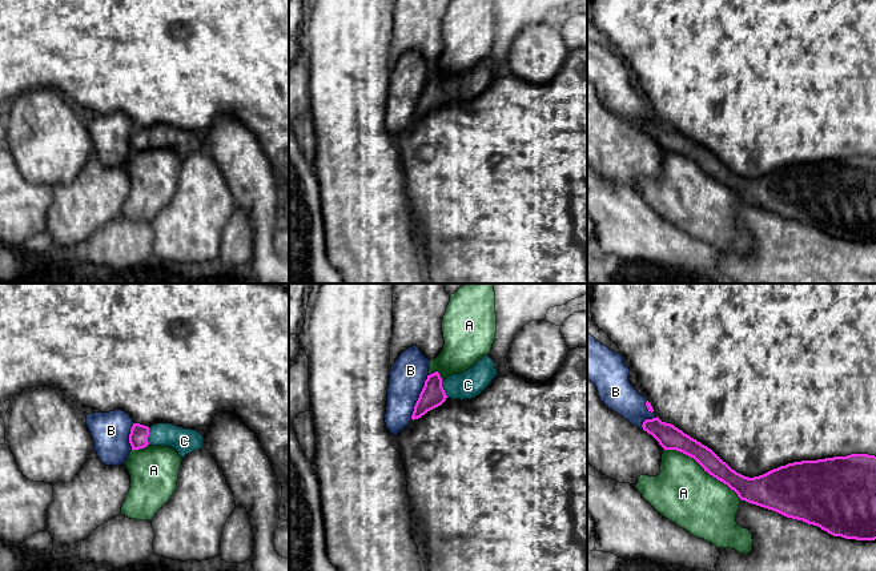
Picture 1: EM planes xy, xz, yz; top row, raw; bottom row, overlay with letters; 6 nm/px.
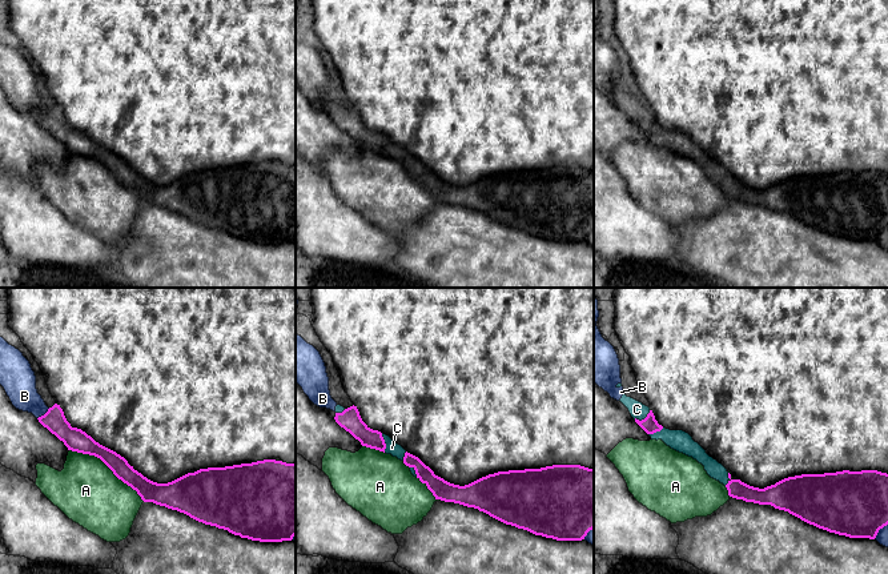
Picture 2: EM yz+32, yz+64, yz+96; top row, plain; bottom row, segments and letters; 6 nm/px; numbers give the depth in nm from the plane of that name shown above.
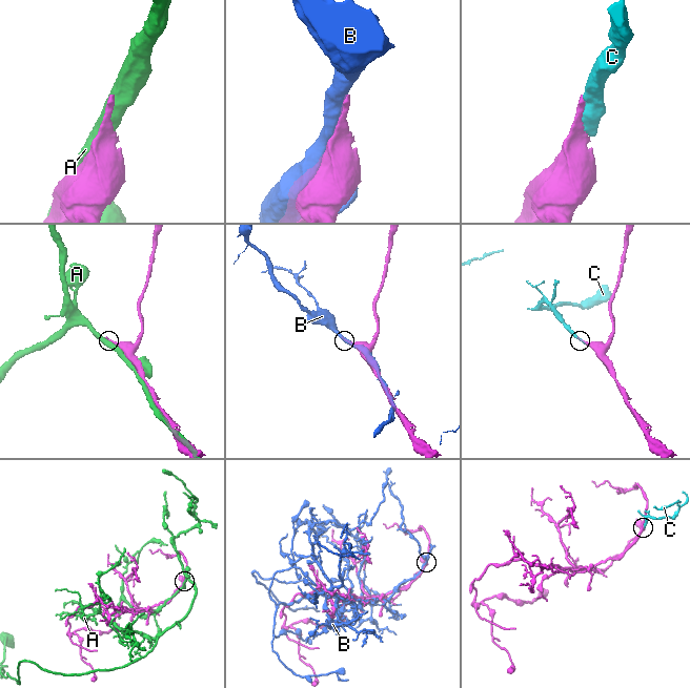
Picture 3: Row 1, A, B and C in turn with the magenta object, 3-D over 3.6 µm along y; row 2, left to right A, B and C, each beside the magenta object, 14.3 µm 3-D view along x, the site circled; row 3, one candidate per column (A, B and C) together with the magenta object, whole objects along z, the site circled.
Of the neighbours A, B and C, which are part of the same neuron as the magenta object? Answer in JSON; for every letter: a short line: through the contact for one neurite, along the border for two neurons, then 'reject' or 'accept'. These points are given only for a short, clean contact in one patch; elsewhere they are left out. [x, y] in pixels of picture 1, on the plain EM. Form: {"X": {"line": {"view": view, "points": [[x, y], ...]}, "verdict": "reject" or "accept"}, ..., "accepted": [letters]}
{"A": {"verdict": "reject"}, "B": {"verdict": "reject"}, "C": {"verdict": "accept"}, "accepted": ["C"]}

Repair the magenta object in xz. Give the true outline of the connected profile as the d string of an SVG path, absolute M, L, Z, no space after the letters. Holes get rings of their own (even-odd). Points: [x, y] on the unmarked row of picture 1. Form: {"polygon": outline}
{"polygon": "M486 57L465 75L453 76L446 81L442 81L438 73L427 77L411 121L421 120L427 113L441 108L447 100L461 102L475 100L497 76L495 64Z"}

